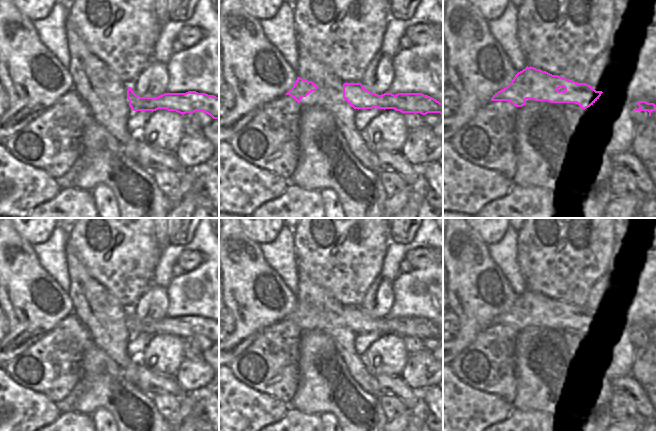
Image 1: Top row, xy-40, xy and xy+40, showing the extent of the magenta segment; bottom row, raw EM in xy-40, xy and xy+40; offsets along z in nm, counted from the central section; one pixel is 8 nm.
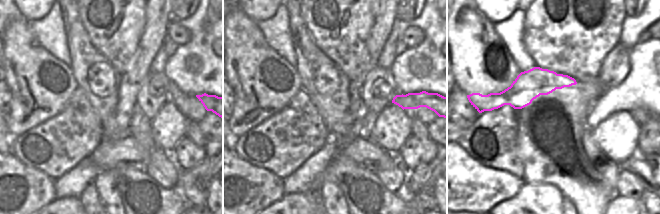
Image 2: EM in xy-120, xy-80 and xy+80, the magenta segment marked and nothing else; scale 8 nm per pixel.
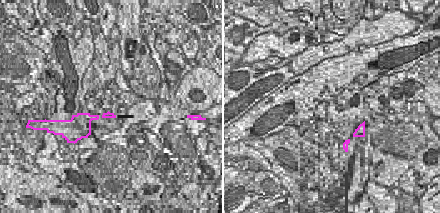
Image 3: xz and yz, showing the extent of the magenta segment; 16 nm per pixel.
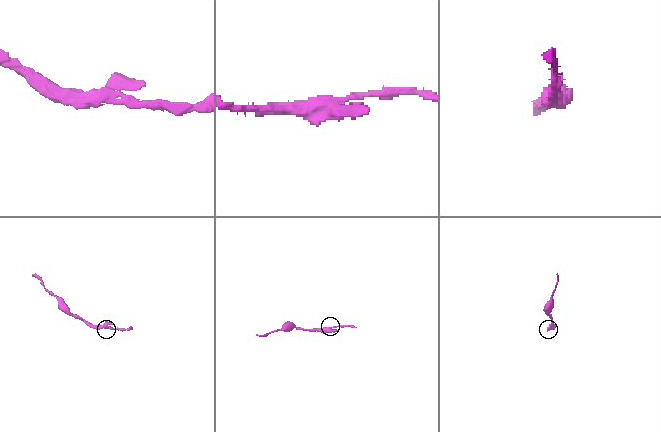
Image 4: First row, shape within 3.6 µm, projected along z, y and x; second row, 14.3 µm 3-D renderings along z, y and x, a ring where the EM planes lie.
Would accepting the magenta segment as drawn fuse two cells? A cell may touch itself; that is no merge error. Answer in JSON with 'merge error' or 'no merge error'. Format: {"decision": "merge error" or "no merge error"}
{"decision": "no merge error"}

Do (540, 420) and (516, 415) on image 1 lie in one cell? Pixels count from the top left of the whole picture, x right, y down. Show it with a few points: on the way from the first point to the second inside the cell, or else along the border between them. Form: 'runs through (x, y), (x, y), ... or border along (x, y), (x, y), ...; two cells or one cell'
runs through (534, 420), (522, 420); one cell

